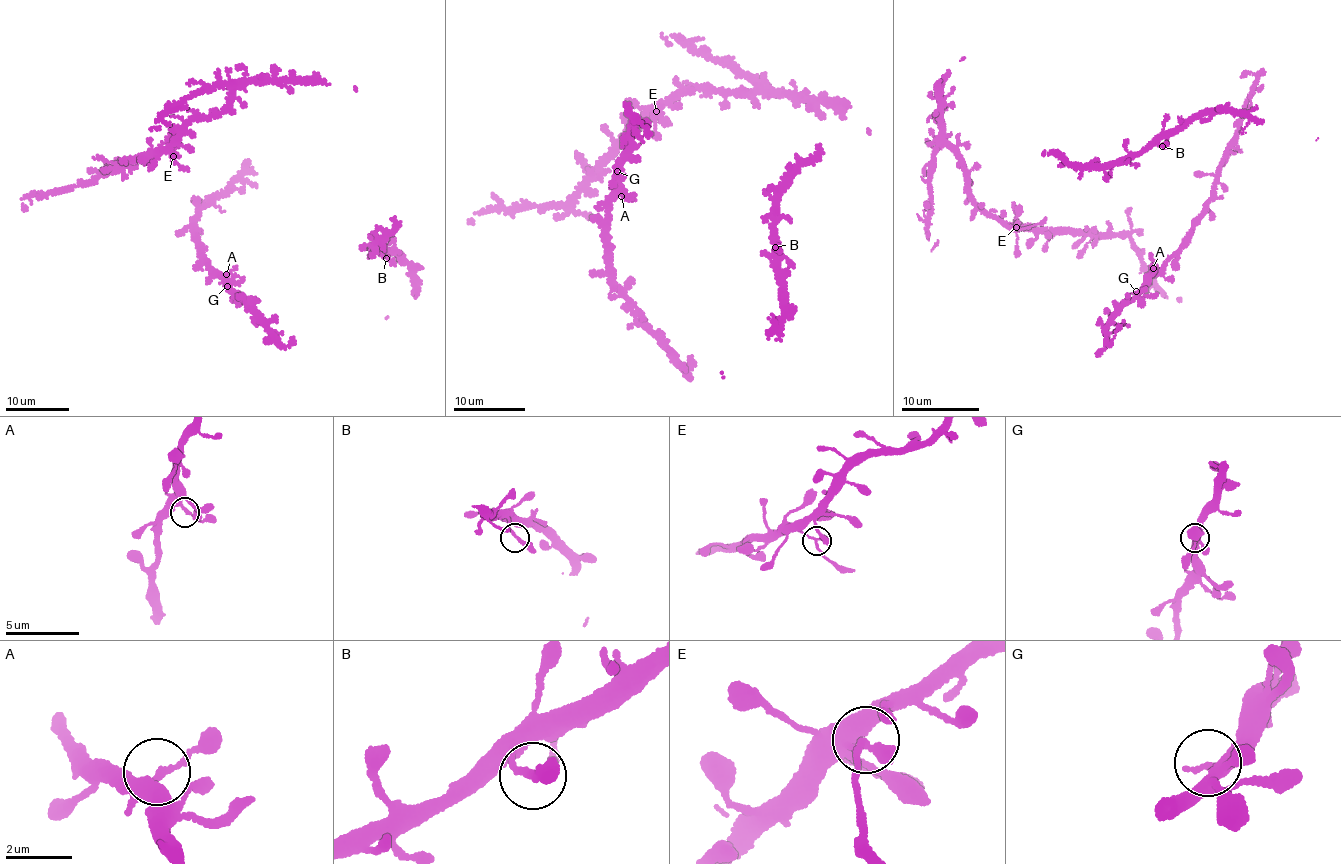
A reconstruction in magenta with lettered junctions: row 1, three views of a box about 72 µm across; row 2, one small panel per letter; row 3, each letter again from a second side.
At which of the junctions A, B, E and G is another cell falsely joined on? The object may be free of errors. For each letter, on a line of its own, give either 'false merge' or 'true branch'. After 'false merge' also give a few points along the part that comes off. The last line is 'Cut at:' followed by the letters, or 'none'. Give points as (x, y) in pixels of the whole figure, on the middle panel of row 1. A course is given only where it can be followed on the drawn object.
A: true branch
B: true branch
E: false merge; foreign part runs (655, 110), (654, 134), (660, 138)
G: true branch
Cut at: E

